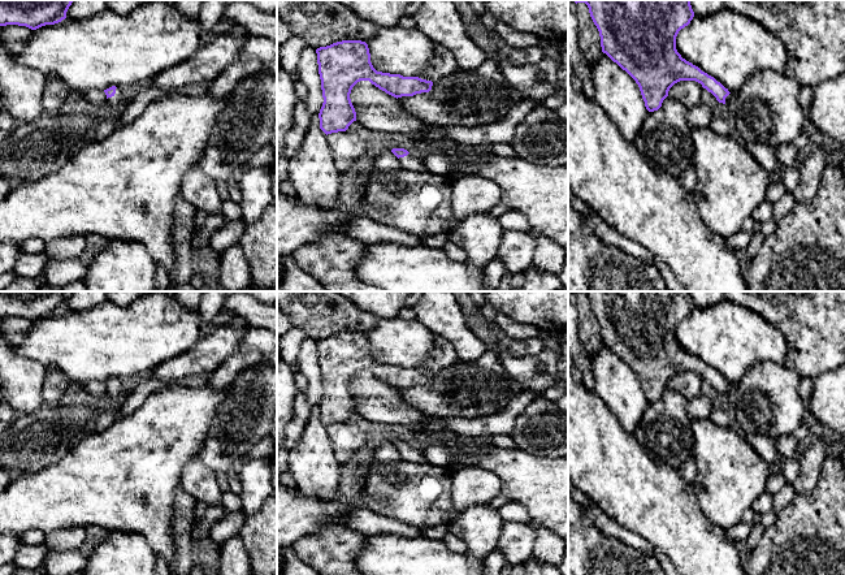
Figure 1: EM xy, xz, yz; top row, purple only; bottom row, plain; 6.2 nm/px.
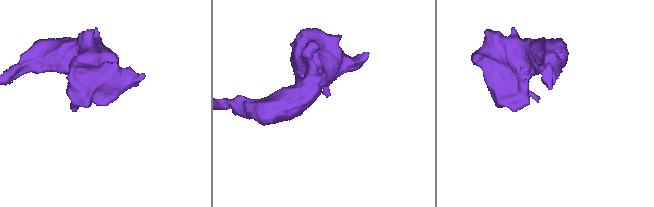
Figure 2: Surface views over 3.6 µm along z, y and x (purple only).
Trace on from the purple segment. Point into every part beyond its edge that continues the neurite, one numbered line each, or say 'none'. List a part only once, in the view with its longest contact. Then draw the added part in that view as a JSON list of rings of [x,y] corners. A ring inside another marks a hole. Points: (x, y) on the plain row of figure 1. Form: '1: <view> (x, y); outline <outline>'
1: xy (118, 392); outline [[[120,379],[116,380],[116,385],[112,388],[112,389],[108,389],[108,395],[110,398],[116,398],[116,399],[121,399],[121,401],[125,401],[125,394],[126,393],[130,393],[129,390],[126,390],[124,386],[122,386],[122,382]]]

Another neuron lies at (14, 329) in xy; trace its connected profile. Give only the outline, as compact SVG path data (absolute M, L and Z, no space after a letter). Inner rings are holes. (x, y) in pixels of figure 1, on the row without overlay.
M0 317L0 334L3 334L13 345L22 343L30 333L31 327L32 321L26 317Z

